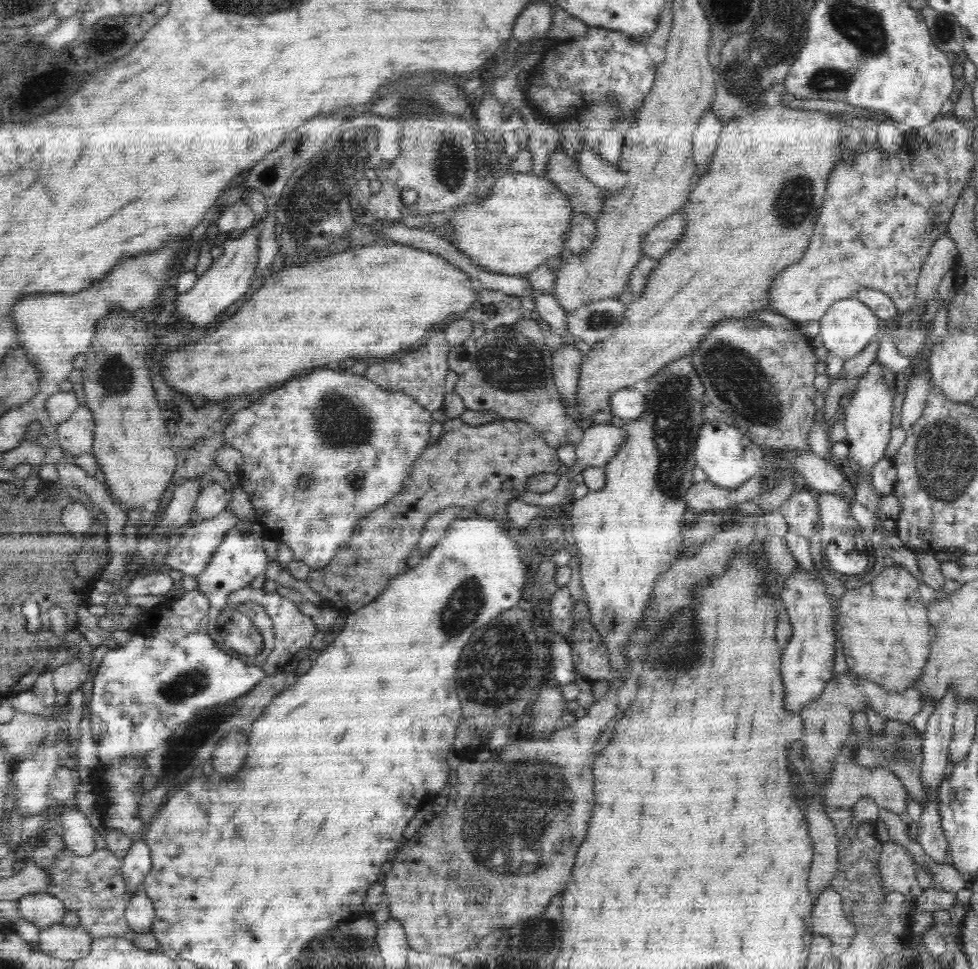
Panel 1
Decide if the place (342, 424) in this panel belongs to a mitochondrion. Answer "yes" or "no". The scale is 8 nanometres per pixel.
yes

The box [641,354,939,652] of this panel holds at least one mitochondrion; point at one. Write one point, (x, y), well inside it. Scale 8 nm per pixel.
(672, 428)

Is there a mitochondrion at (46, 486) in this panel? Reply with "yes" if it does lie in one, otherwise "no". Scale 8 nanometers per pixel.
no

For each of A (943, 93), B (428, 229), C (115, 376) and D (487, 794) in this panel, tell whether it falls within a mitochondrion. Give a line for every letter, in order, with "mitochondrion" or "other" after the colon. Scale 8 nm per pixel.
A: other
B: other
C: mitochondrion
D: mitochondrion

